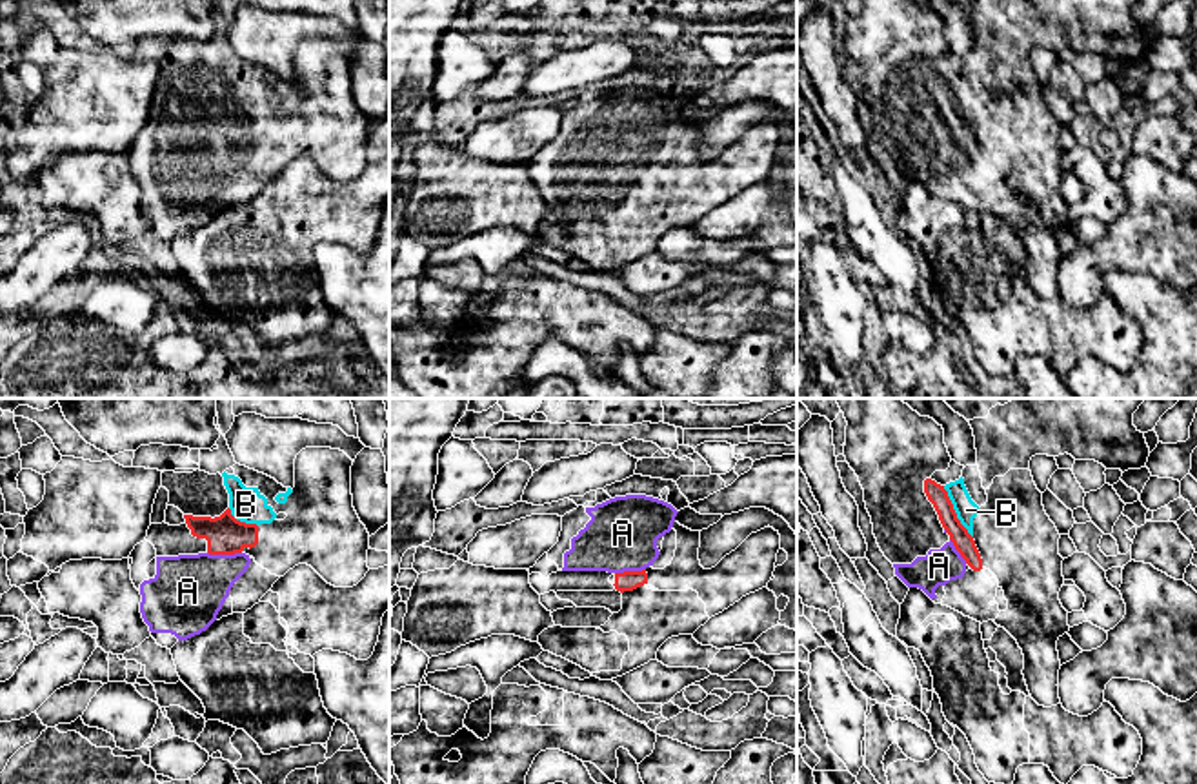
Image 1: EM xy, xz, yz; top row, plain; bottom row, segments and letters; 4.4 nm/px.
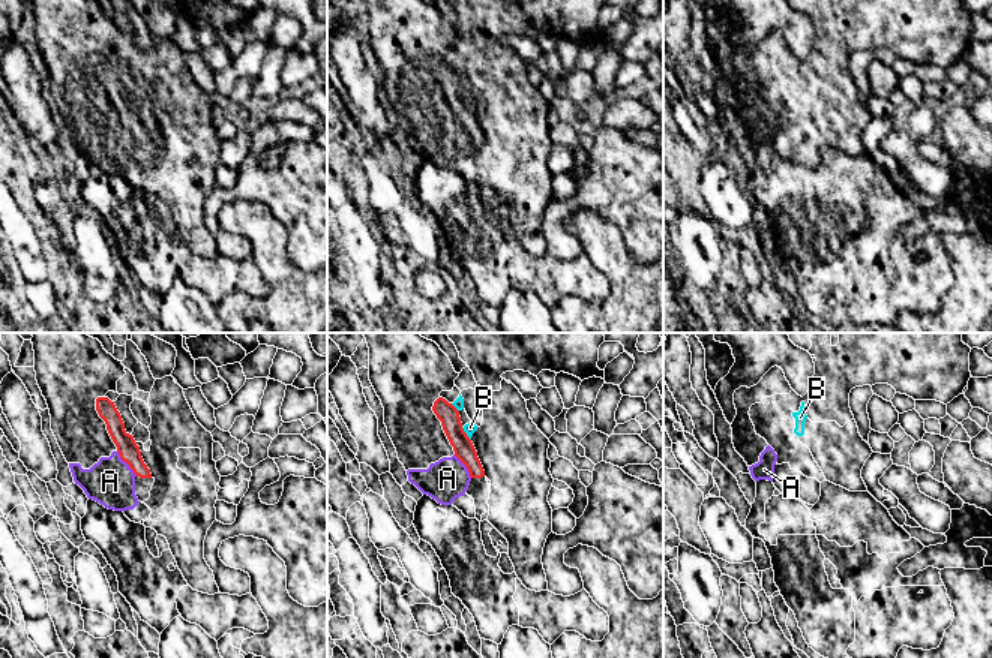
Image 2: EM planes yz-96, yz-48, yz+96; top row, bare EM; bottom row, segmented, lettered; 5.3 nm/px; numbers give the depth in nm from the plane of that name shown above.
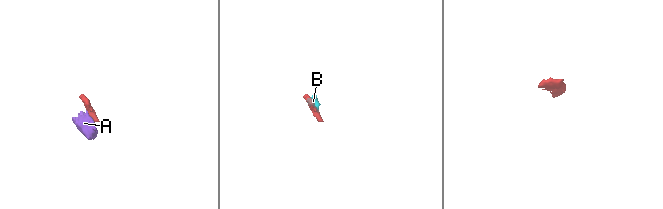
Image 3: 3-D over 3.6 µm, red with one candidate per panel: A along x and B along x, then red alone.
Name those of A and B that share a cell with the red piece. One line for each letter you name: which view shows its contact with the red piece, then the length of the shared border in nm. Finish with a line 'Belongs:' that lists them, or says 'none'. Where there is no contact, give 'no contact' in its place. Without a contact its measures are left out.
A: contact in xy; length 150 nm
B: contact in yz; length 260 nm
Belongs: A, B

